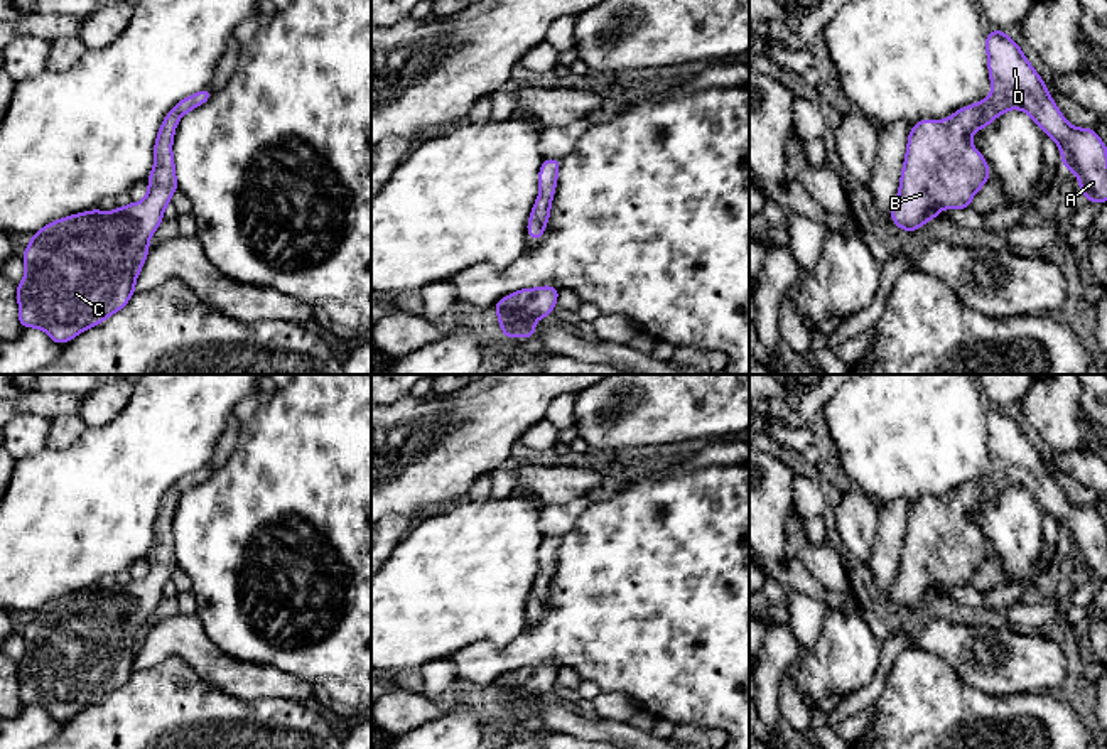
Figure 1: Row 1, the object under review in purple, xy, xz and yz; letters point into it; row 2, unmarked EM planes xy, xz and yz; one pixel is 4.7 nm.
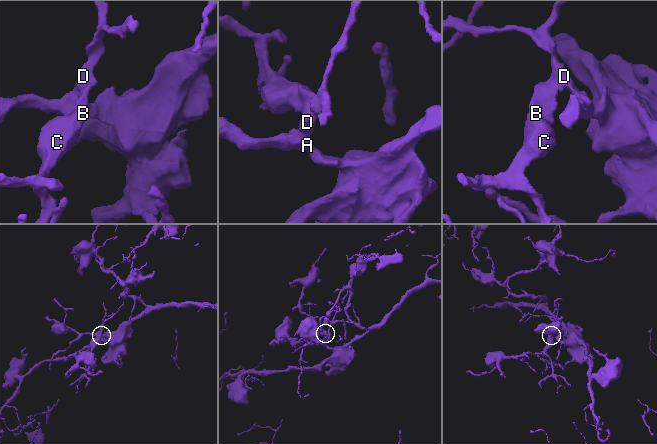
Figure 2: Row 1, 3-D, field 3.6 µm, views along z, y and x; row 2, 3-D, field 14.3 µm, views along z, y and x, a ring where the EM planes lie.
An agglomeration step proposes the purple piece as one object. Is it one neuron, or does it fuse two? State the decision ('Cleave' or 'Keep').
Keep

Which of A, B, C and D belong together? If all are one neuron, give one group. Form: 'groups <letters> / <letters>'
groups A B C D

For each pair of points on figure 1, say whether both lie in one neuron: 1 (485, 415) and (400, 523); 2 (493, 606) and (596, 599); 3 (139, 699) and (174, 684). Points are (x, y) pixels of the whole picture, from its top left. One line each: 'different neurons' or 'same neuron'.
1: different neurons
2: different neurons
3: same neuron

